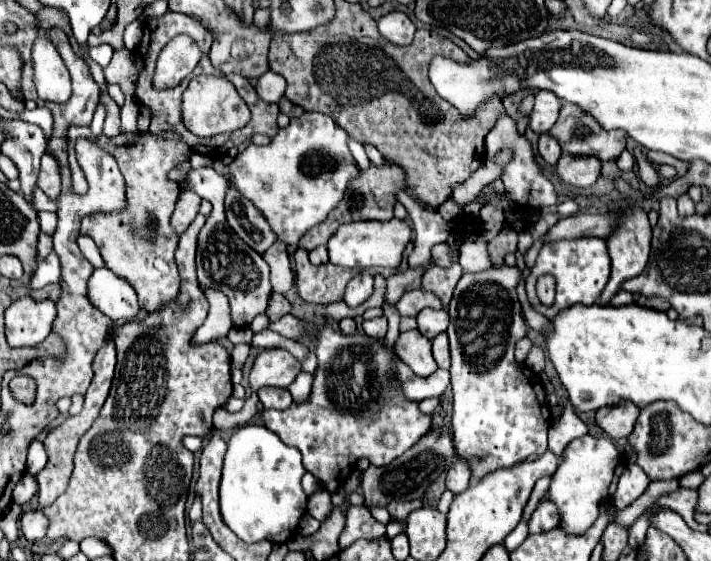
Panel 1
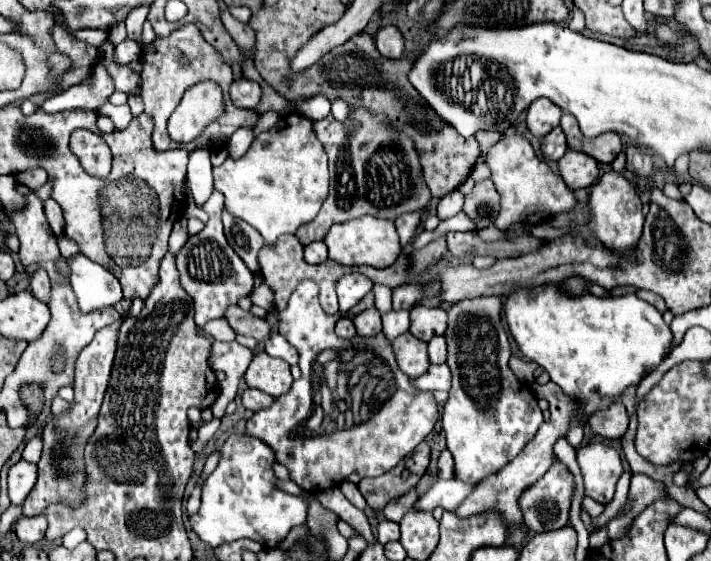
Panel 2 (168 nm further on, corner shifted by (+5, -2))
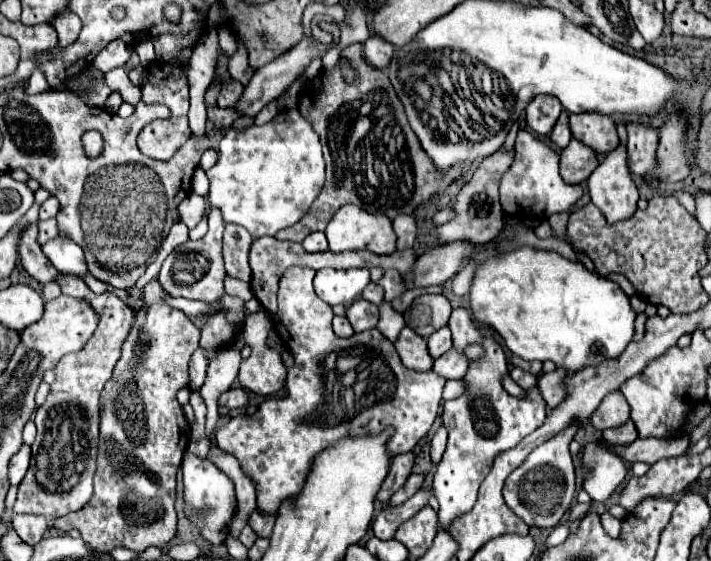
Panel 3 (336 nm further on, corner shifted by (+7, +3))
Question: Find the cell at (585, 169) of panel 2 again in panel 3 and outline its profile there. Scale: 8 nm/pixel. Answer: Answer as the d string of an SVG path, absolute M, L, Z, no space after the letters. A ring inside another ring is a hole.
M572 138L560 154L560 176L566 184L580 184L588 180L598 164L596 152Z

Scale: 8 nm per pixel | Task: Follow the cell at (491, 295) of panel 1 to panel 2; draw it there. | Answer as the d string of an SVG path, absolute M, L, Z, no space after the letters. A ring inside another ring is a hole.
M476 297L464 299L448 307L448 329L444 333L448 343L448 367L452 371L452 387L448 391L448 401L442 413L442 425L448 441L448 451L454 457L456 479L476 483L488 475L494 475L506 467L522 449L528 445L540 425L544 423L538 399L528 387L522 385L508 367L512 355L510 339L502 321L502 297Z

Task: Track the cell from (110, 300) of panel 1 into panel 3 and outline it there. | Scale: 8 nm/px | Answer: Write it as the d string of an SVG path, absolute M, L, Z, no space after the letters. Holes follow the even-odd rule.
M64 236L54 238L46 244L42 244L42 252L46 254L48 262L56 270L60 270L62 274L82 276L82 274L88 272L82 248L76 242L72 242L70 238L64 238Z

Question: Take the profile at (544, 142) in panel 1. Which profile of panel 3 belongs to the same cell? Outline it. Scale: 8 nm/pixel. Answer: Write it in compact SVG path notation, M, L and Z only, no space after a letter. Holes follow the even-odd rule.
M566 110L560 114L560 118L558 118L558 122L556 122L556 126L554 126L554 130L552 130L550 138L552 138L552 140L554 140L554 144L556 144L556 146L560 146L560 148L566 148L566 146L568 146L568 142L570 142L570 138L572 138L572 134L570 134L570 126L568 126L568 112L566 112Z

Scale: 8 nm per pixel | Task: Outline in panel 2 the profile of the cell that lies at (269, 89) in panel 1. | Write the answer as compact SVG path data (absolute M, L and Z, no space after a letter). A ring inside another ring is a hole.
M238 79L232 83L230 87L230 97L234 101L236 107L256 107L262 99L262 87L256 81L248 81L248 79Z

